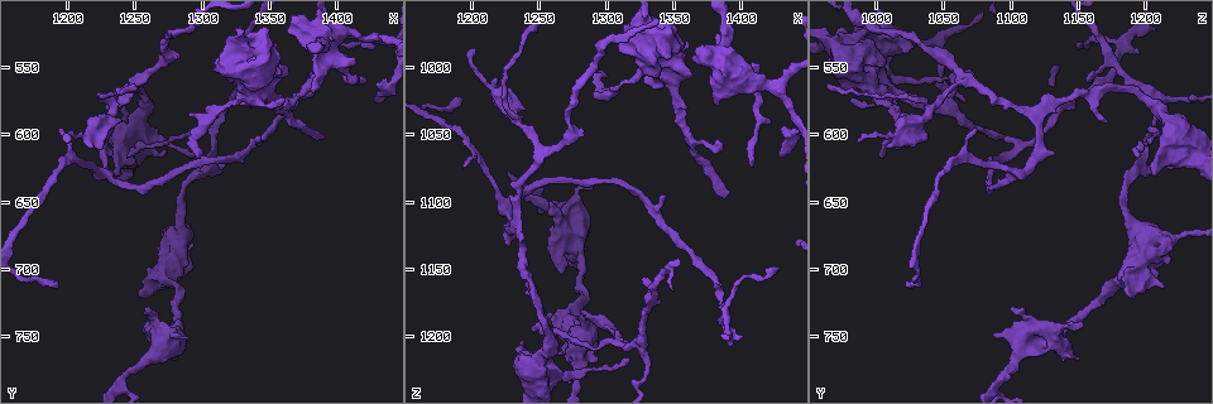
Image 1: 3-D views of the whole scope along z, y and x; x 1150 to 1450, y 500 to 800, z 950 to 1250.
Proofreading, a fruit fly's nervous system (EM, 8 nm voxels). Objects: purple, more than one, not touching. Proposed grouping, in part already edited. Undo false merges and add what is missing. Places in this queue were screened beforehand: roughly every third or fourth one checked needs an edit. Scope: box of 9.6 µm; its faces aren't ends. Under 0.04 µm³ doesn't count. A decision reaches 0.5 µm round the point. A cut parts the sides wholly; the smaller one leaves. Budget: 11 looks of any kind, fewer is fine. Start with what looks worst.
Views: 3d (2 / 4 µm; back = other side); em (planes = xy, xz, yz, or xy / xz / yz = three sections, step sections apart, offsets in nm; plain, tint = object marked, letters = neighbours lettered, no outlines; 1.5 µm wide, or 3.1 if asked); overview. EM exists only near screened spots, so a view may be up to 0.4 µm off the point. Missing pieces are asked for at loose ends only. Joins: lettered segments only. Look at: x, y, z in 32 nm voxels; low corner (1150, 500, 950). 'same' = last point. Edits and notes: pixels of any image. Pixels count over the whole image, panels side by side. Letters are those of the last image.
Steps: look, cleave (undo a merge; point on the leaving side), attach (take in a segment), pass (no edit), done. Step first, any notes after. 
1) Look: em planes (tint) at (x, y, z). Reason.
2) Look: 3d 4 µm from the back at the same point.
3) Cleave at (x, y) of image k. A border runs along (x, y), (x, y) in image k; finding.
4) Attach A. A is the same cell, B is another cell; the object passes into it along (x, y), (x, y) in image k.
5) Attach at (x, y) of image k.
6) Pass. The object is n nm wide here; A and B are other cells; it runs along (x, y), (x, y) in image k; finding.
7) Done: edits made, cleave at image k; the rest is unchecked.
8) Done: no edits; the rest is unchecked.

Look: em planes (letters) at (1282, 766, 1150). Free end.

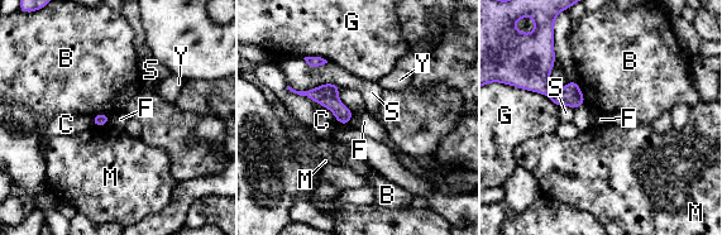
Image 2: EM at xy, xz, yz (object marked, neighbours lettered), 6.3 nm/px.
Pass. B, C, F, G, M, S and Y are other cells; no lettered segment goes on from it.

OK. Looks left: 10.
Look: em planes (letters) at (1380, 540, 1020). Branch stops here.

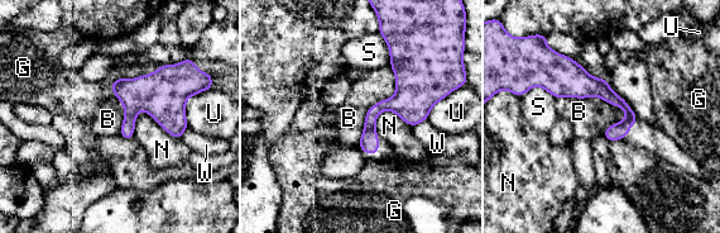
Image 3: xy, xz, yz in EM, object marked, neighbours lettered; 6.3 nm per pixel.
Pass. B, G, N, S, U and W are other cells; it runs along (392, 51), (402, 93), (372, 115), (372, 151) in image 3; no lettered segment goes on from it.

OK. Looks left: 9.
Look: 3d 4 µm at (1250, 560, 1064). Branch point.

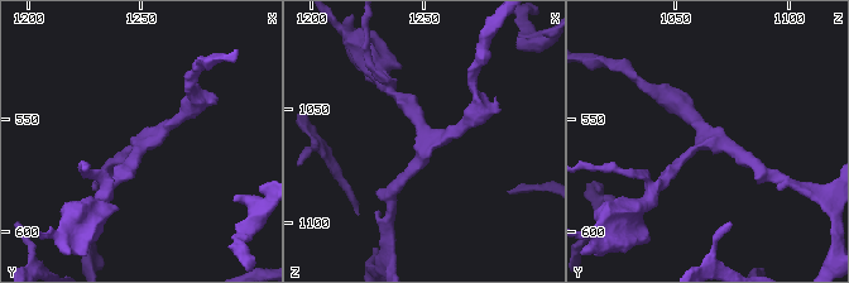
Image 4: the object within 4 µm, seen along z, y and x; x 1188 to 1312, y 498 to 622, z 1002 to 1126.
Look: em xy step 8 (letters) at (1251, 560, 1064). 3 arms meet here; the arms are 170, 170, 180 nm wide.

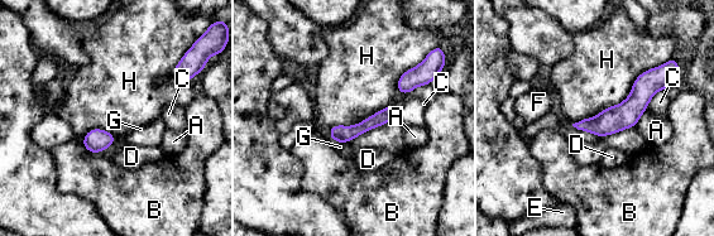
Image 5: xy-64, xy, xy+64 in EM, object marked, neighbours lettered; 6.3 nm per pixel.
Look: em planes (letters) at the same point.

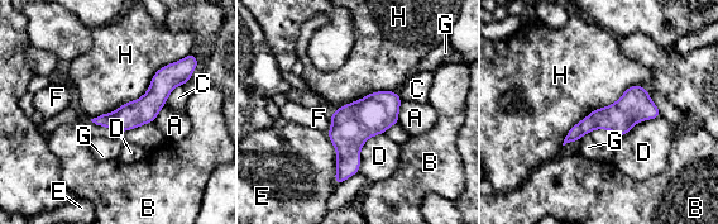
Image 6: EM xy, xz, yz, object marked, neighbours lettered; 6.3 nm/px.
Pass. The object is 170 nm wide here; A, B, C, D, E, F, G and H are other cells; a border runs along (182, 58), (90, 119) in image 6; continuous, no second cell.

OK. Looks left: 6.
Look: em planes (letters) at (1342, 604, 1094). Thin end.

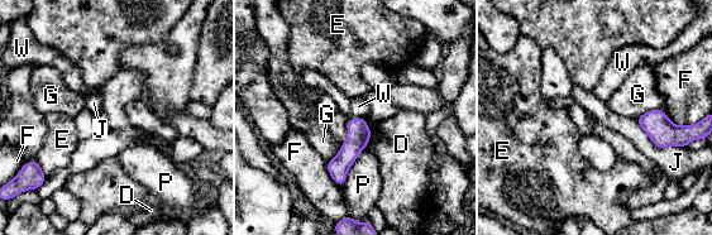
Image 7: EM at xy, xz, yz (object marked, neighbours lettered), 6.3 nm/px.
Pass. The object is 140 nm wide here; the longest contact is with J, 320 nm; D, E, F, G, J, P and W are other cells; none of them fits.

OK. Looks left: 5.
Done: no edits; the rest is unchecked.

